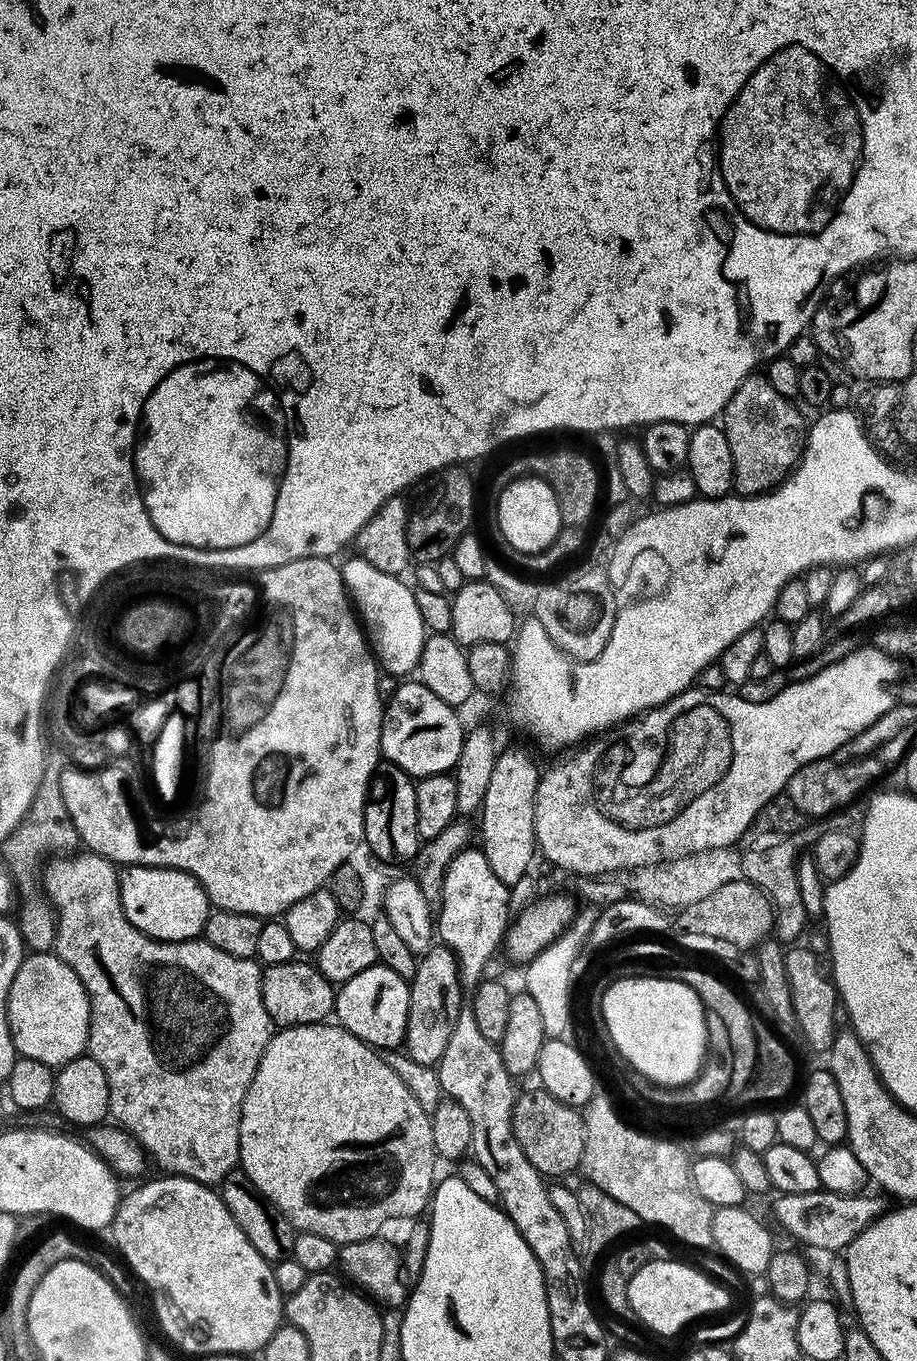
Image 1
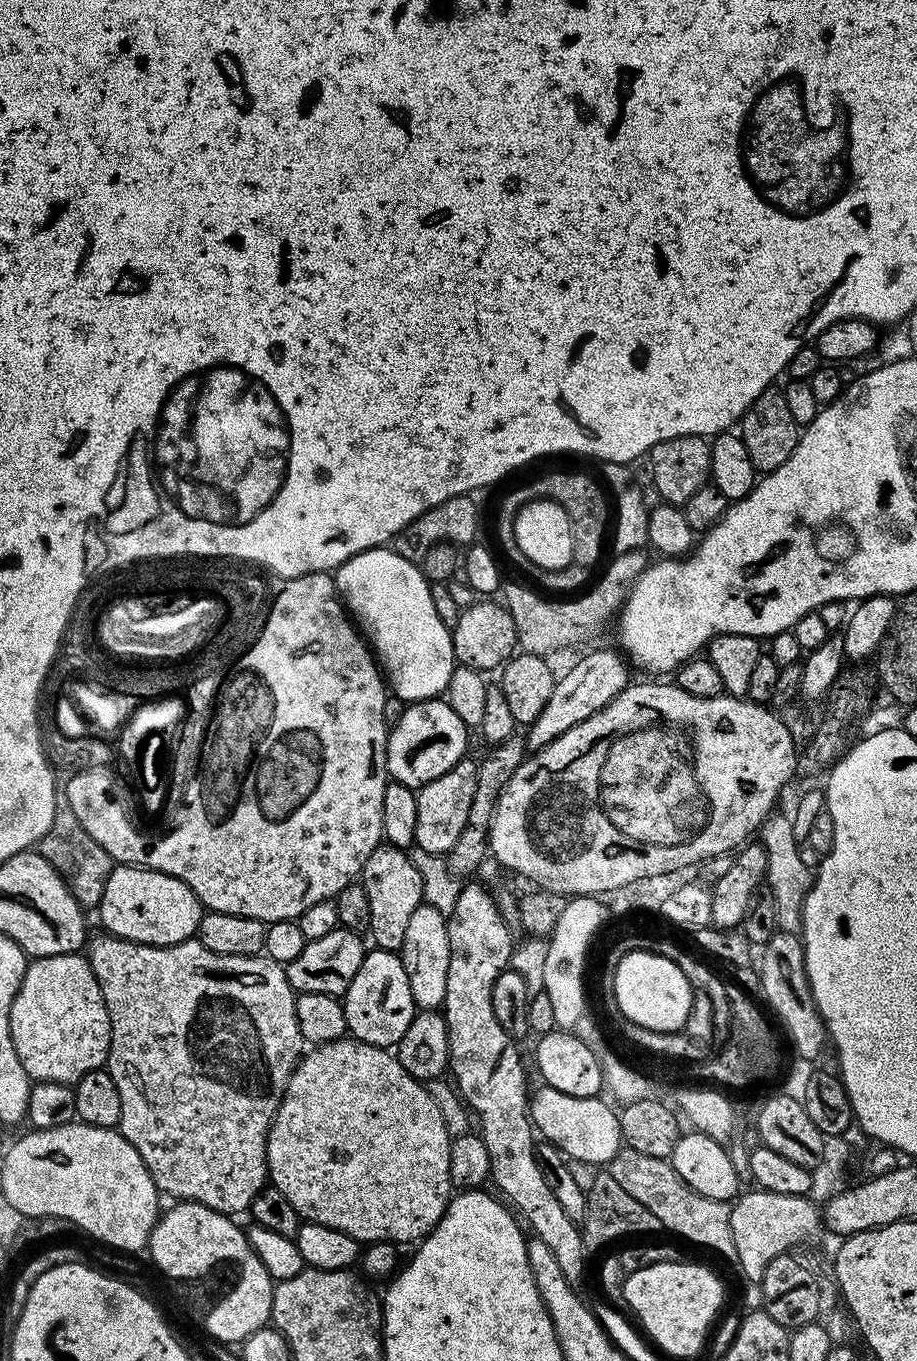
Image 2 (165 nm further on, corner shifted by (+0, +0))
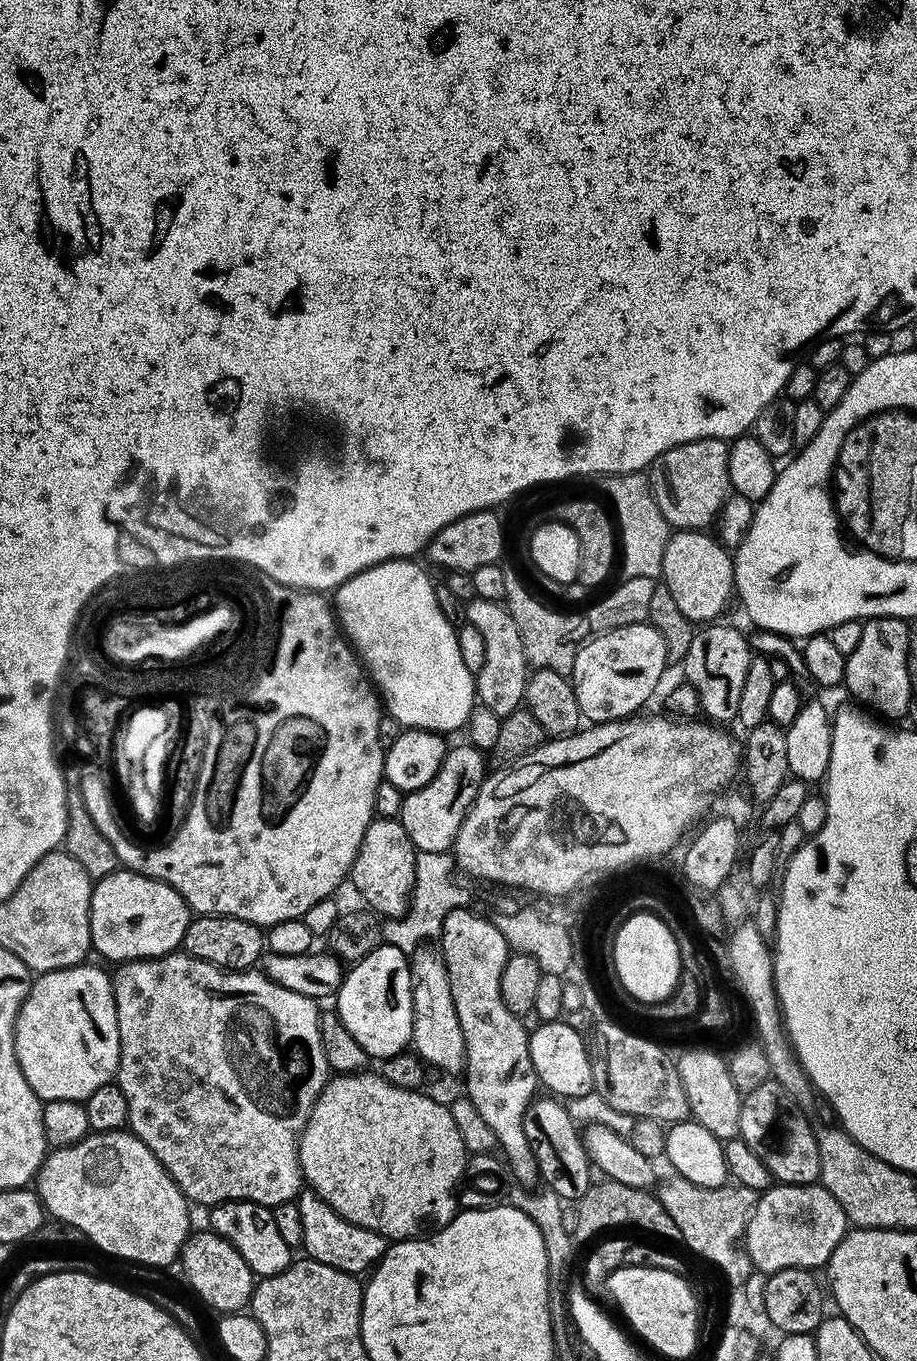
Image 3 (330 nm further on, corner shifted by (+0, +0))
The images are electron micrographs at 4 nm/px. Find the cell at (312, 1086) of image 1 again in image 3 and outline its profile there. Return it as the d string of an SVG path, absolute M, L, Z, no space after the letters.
M372 1070L336 1074L324 1085L322 1094L318 1094L310 1118L300 1132L300 1175L303 1183L317 1196L322 1197L339 1216L346 1218L346 1222L354 1222L354 1226L377 1232L388 1242L420 1238L433 1230L444 1228L455 1218L458 1211L458 1189L463 1181L464 1168L468 1165L470 1154L462 1142L462 1134L458 1134L451 1107L447 1103L439 1104L434 1097L427 1096L426 1093L424 1090L402 1090L400 1086L386 1082L384 1076Z

